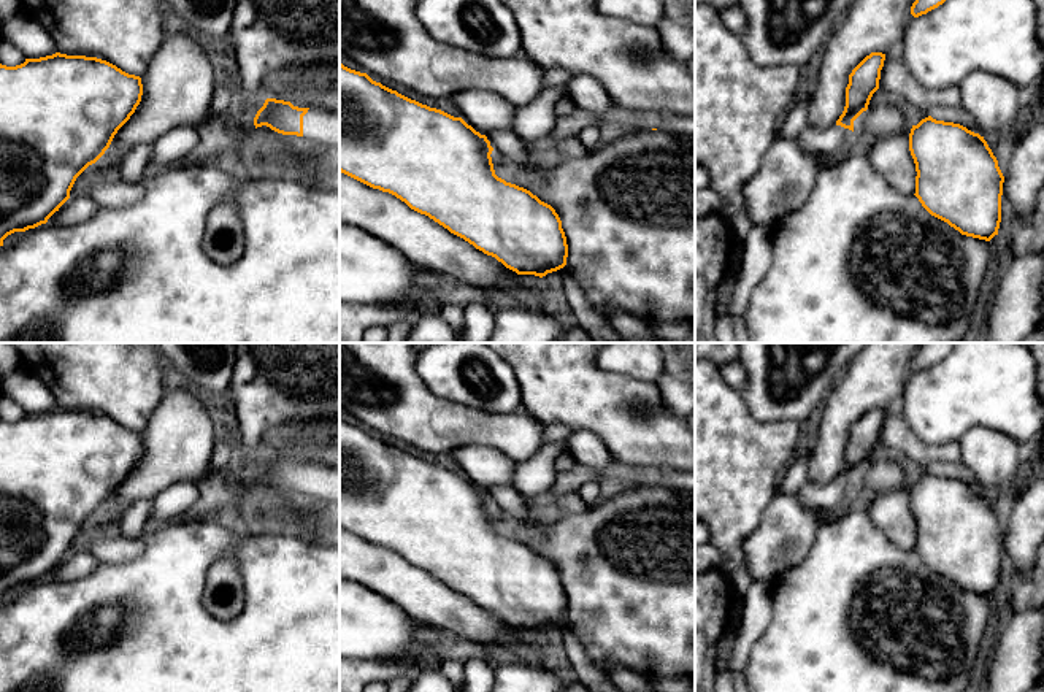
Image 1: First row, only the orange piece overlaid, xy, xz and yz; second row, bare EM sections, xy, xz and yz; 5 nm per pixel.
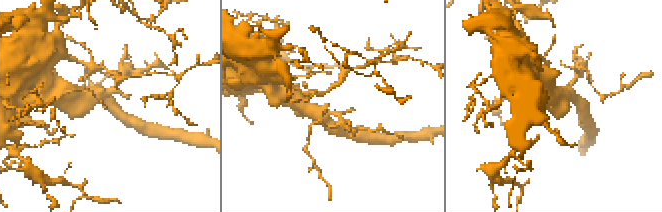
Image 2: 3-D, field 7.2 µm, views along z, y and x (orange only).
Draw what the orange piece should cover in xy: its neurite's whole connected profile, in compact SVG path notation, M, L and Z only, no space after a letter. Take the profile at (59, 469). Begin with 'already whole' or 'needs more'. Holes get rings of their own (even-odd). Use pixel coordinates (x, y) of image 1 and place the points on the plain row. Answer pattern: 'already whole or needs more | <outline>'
already whole | M56 408L24 419L0 419L0 602L14 587L46 579L70 554L76 533L95 519L109 503L117 486L130 475L141 457L141 433L116 421L86 411Z

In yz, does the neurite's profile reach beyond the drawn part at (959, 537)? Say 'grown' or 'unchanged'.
unchanged

